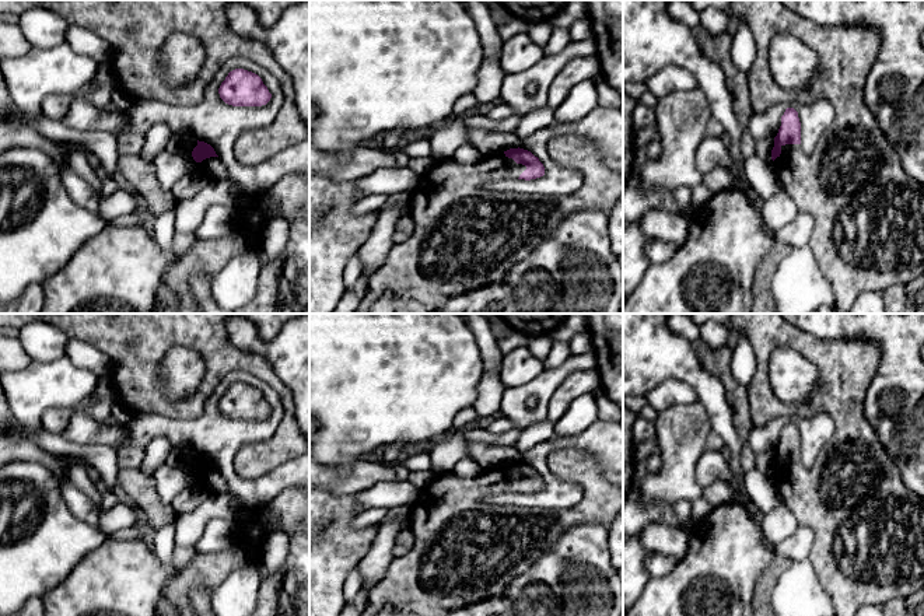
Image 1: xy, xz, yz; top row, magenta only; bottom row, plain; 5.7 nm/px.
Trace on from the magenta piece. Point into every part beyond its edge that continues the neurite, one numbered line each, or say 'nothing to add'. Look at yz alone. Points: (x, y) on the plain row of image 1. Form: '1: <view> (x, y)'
1: yz (868, 527)

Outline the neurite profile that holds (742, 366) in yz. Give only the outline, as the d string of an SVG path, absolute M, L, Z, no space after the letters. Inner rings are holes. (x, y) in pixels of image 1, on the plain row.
M741 337L732 350L729 371L732 378L742 386L748 386L756 374L756 357L746 337Z

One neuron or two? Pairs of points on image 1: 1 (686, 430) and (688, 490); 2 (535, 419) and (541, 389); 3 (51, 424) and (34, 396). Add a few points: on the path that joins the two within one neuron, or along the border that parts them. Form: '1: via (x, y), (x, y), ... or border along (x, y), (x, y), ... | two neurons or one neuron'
1: via (685, 445), (685, 475) | one neuron
2: via (535, 412), (535, 396) | one neuron
3: border along (77, 405), (70, 410), (49, 409), (41, 424) | two neurons

